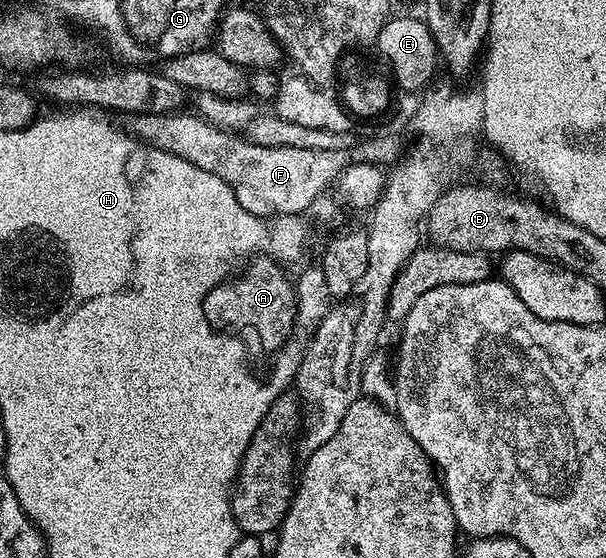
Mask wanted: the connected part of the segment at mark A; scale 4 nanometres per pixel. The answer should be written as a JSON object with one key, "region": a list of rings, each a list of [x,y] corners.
{"region":[[[269,257],[254,258],[252,262],[250,262],[248,266],[244,268],[244,270],[245,269],[246,271],[242,273],[241,279],[230,278],[228,281],[222,281],[218,283],[215,289],[211,289],[211,293],[207,293],[207,297],[203,301],[203,313],[206,314],[207,321],[210,322],[210,325],[215,328],[222,327],[225,329],[235,329],[231,327],[246,327],[247,330],[254,331],[254,333],[257,334],[258,341],[261,342],[262,349],[265,351],[269,351],[268,353],[276,353],[278,350],[280,350],[280,348],[284,345],[284,343],[288,341],[289,334],[292,333],[293,322],[295,321],[296,317],[297,292],[295,290],[294,284],[291,282],[291,279],[289,281],[288,277],[285,276],[283,272],[281,272],[281,269],[283,269],[282,264],[280,262],[274,261],[272,258]]]}

